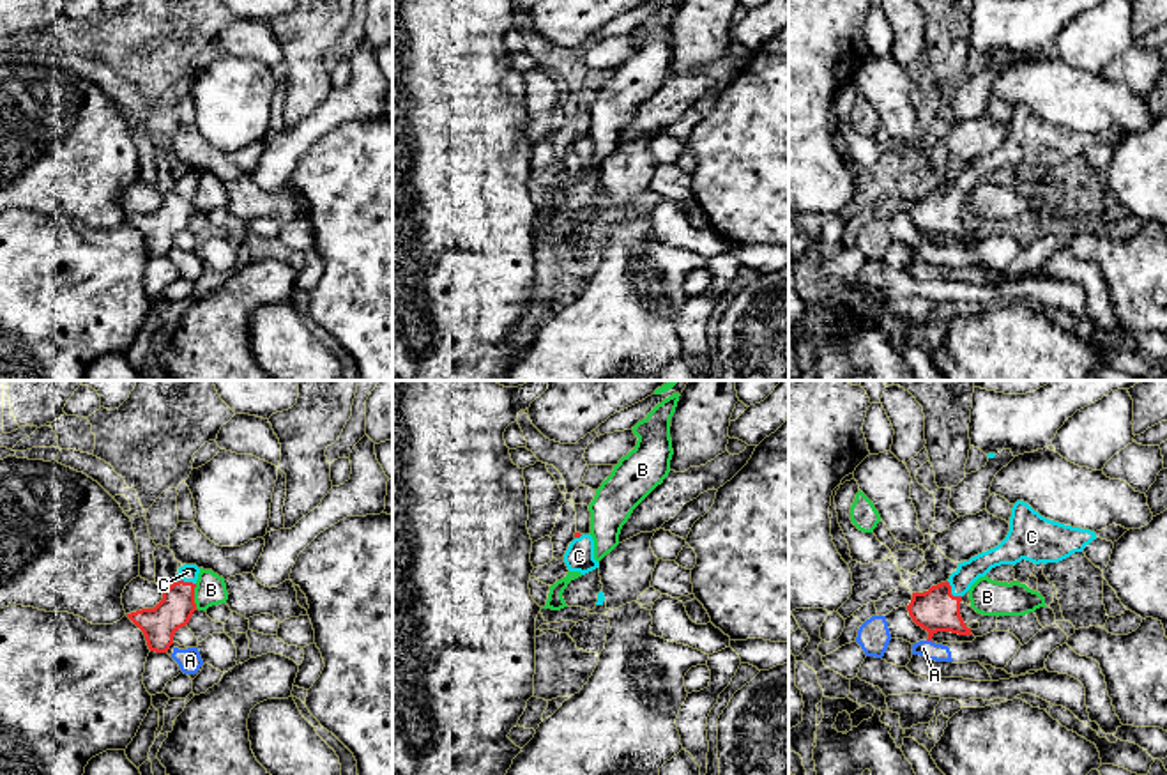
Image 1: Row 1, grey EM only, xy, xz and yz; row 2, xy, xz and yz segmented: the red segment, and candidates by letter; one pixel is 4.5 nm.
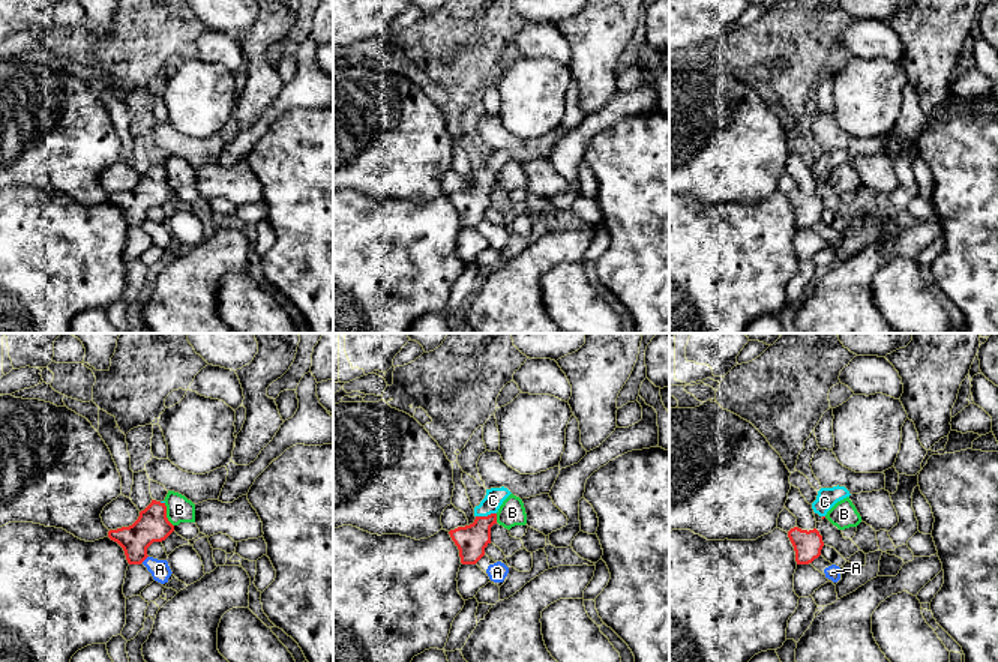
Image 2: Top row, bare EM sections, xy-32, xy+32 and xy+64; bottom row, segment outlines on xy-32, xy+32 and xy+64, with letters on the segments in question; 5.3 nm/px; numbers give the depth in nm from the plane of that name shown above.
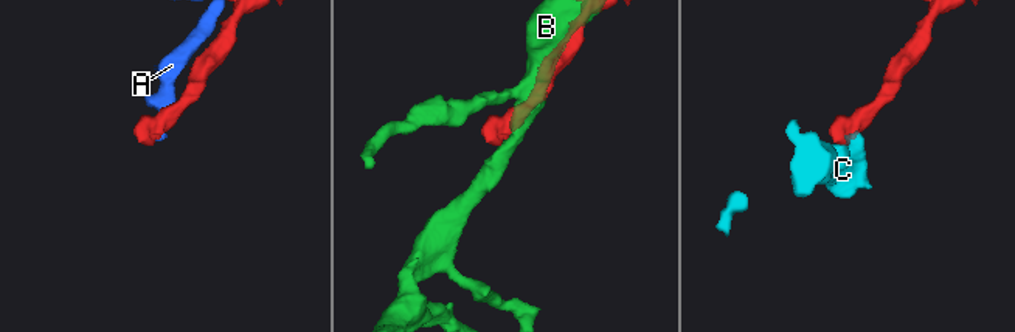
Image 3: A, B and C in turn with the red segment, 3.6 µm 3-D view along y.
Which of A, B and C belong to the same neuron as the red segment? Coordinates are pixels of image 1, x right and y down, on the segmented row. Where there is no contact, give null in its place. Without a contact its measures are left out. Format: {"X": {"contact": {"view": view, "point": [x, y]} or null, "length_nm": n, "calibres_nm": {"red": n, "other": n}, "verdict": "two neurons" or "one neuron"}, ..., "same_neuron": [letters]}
{"A": {"contact": {"view": "yz", "point": [930, 639]}, "length_nm": 40, "calibres_nm": {"red": 190, "other": 80}, "verdict": "two neurons"}, "B": {"contact": {"view": "xy", "point": [193, 597]}, "length_nm": 120, "calibres_nm": {"red": 160, "other": 140}, "verdict": "two neurons"}, "C": {"contact": {"view": "yz", "point": [950, 591]}, "length_nm": 100, "calibres_nm": {"red": 190, "other": 110}, "verdict": "one neuron"}, "same_neuron": ["C"]}

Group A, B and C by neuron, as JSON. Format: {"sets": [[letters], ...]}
{"sets": [["A"], ["B"], ["C"]]}

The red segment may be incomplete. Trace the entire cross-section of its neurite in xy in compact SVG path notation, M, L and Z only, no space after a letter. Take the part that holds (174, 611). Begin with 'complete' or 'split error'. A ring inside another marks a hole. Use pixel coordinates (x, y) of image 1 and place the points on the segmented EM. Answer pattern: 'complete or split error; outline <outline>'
split error; outline M196 564L180 566L175 582L163 591L163 600L154 609L127 614L143 632L150 651L166 653L173 644L175 632L186 626L198 610L194 603L198 573Z

